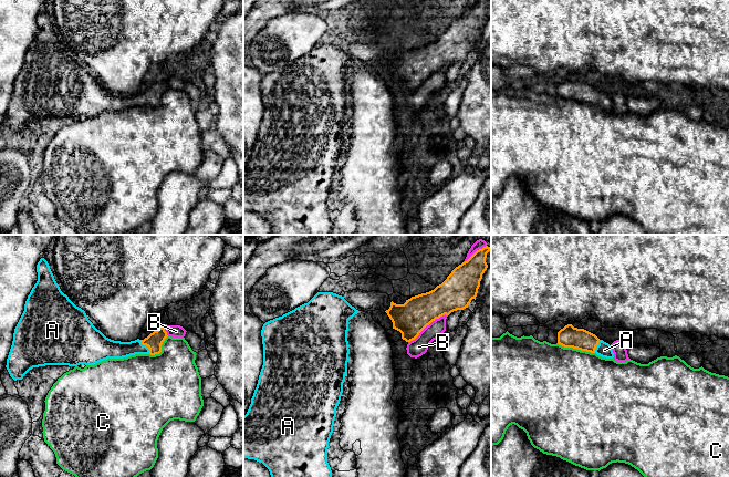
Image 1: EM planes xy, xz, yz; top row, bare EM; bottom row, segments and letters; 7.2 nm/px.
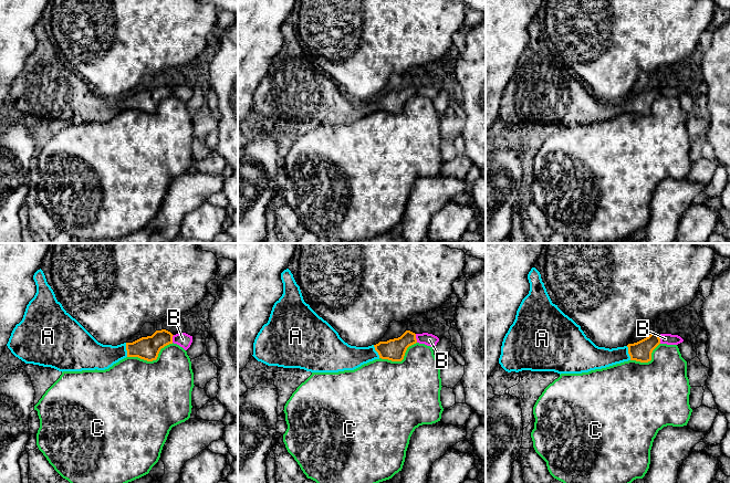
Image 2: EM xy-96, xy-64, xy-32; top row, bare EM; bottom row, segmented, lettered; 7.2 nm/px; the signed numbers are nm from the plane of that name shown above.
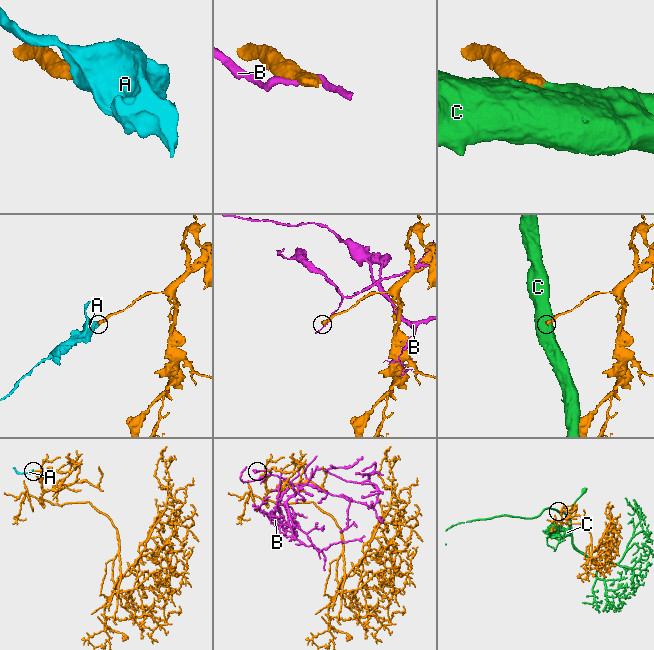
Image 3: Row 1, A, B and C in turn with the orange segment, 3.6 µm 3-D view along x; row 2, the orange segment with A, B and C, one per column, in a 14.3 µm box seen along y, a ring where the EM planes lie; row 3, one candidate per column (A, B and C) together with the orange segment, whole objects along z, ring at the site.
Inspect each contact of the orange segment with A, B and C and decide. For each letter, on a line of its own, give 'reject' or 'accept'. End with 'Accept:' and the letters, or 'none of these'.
A: accept
B: reject
C: reject
Accept: A

